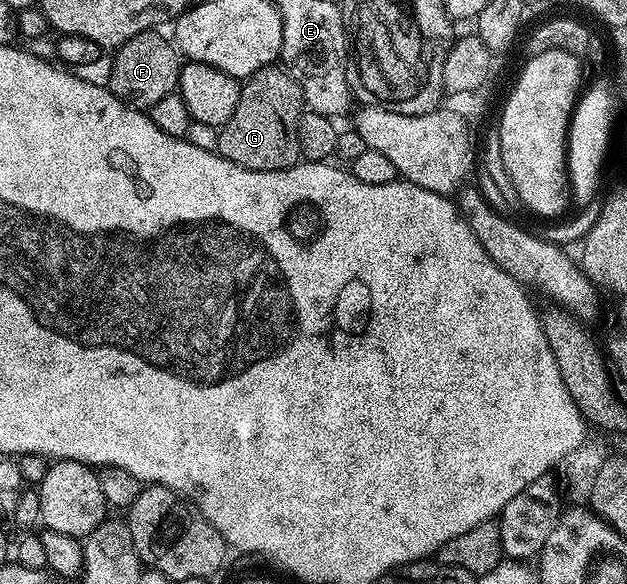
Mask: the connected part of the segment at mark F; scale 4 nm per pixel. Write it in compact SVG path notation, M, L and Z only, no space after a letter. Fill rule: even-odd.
M159 31L138 33L114 50L109 88L131 108L150 111L153 103L158 103L165 95L178 90L180 68L180 54L168 38L166 41Z

